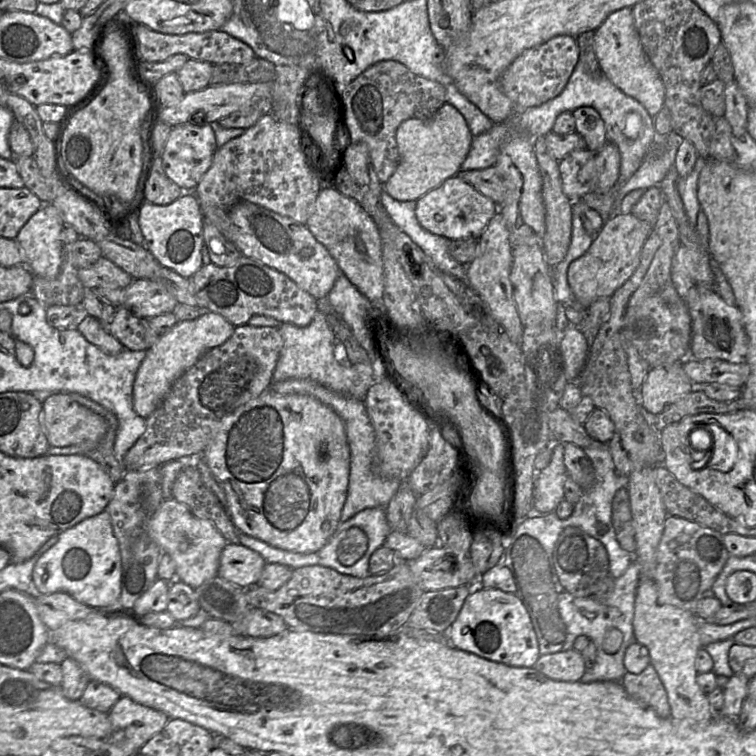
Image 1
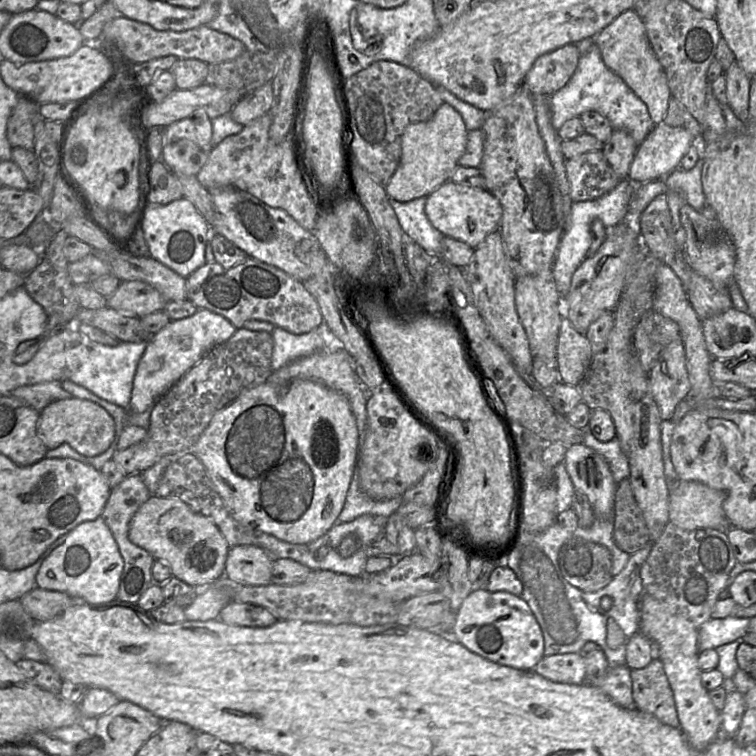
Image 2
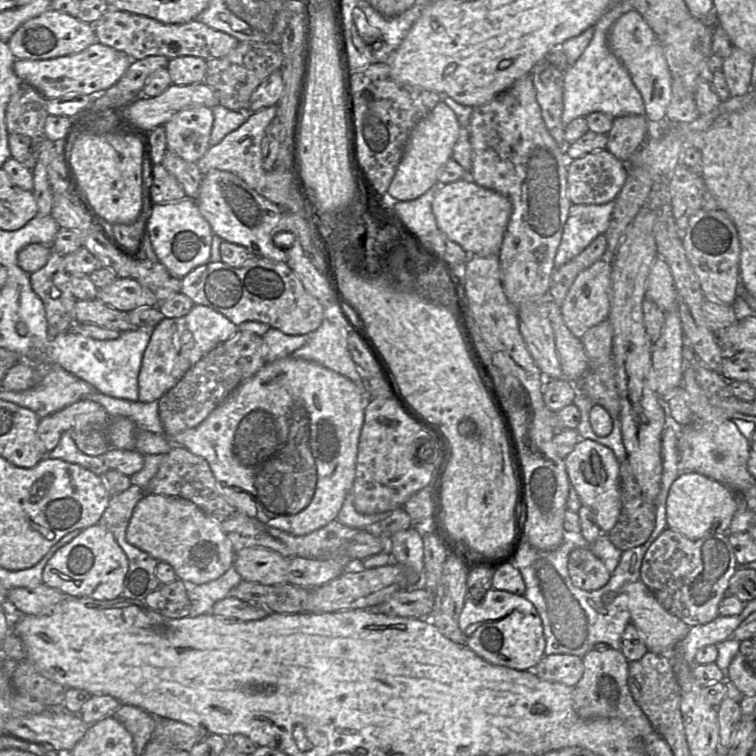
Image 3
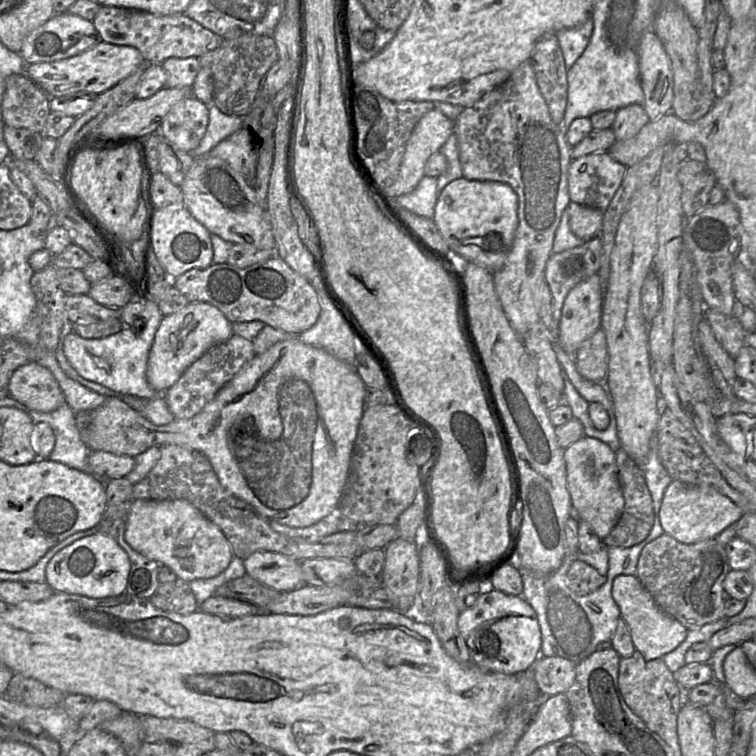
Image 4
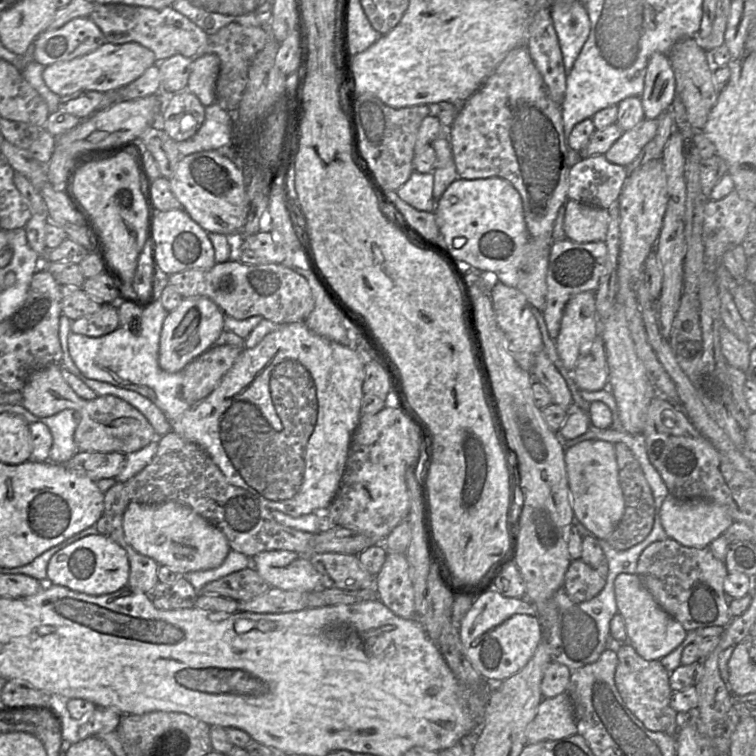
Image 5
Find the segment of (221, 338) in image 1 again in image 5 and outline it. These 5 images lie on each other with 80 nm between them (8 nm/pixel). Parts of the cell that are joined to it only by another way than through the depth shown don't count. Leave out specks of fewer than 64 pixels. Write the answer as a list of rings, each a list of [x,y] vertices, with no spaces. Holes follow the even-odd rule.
[[[204,296],[183,298],[163,322],[158,355],[160,368],[169,373],[182,371],[191,361],[214,346],[223,330],[223,312],[212,300]]]

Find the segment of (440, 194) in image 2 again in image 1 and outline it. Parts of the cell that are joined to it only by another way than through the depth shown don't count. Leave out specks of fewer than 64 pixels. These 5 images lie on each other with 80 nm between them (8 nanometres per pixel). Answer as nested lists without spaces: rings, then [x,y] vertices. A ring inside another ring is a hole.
[[[456,175],[419,198],[415,215],[419,224],[433,234],[449,240],[478,239],[498,210],[493,200]]]

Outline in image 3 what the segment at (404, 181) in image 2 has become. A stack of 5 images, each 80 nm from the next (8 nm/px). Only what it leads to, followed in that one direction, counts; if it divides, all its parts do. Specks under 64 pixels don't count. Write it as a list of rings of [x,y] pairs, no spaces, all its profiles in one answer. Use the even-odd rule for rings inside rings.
[[[439,102],[410,132],[403,157],[387,193],[399,201],[412,201],[437,184],[438,172],[452,158],[460,130],[461,125],[454,111],[445,103]]]

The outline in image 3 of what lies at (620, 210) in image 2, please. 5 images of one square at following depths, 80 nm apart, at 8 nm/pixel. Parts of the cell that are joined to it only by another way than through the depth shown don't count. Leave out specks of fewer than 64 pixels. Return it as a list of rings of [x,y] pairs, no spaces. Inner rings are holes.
[[[615,200],[605,204],[572,204],[560,245],[555,255],[555,269],[579,255],[598,235],[607,230]]]

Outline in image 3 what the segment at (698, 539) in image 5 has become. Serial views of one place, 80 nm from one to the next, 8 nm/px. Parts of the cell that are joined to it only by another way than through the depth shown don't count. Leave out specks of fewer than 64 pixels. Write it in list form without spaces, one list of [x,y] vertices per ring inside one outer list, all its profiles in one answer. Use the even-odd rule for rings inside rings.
[[[681,472],[671,484],[666,499],[667,528],[690,540],[709,533],[727,533],[739,507],[737,494],[729,487],[695,472]]]

